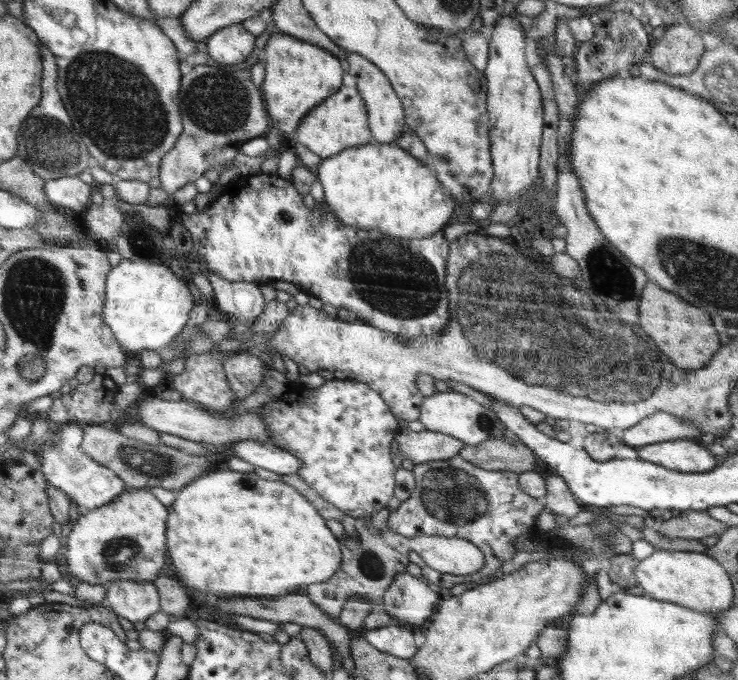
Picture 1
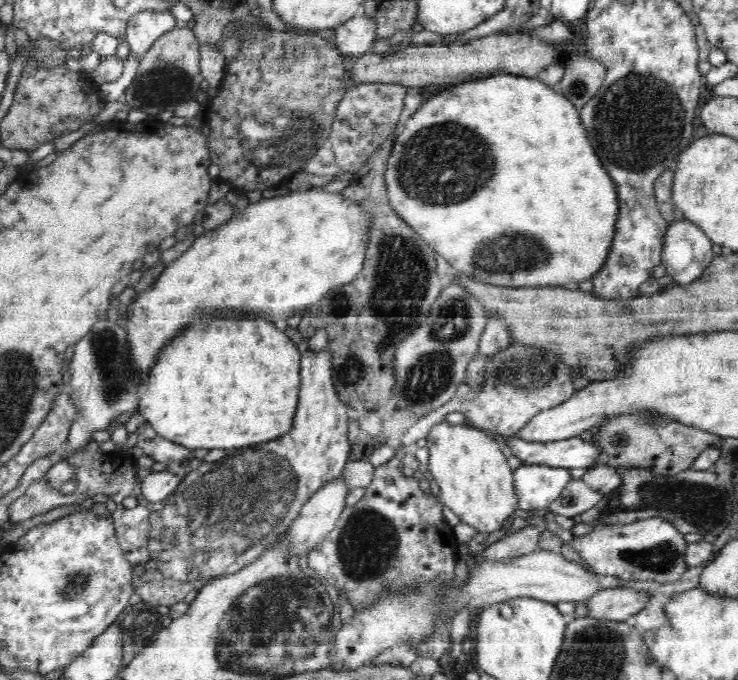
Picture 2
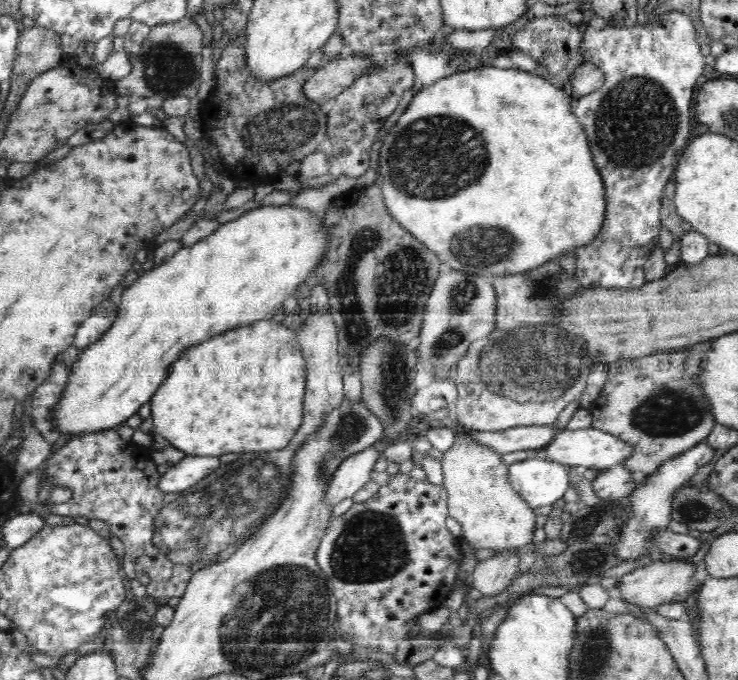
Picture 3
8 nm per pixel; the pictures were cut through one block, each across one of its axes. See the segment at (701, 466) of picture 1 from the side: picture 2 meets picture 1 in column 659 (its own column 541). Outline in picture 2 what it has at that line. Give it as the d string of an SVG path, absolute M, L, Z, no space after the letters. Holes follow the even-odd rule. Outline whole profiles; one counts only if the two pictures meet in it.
M510 437L506 442L512 450L512 454L522 460L522 464L538 463L553 467L572 469L576 473L586 470L596 465L596 460L601 458L601 445L593 439L586 442L580 437L568 437L552 442L526 442L519 438Z

